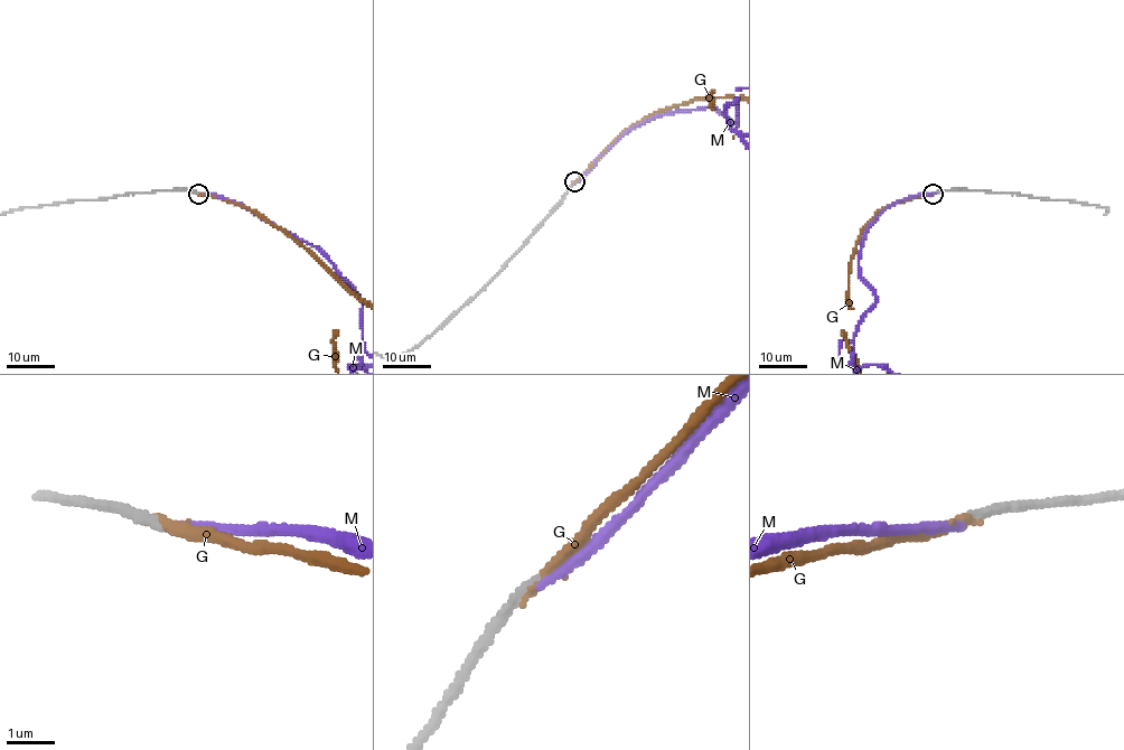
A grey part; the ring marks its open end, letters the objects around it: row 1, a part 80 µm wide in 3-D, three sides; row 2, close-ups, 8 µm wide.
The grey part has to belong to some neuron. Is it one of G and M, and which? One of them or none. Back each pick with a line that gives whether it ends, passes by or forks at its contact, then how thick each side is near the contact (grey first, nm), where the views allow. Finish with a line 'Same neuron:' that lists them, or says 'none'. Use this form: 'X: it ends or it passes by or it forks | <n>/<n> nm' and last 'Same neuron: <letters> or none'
Same neuron: none

